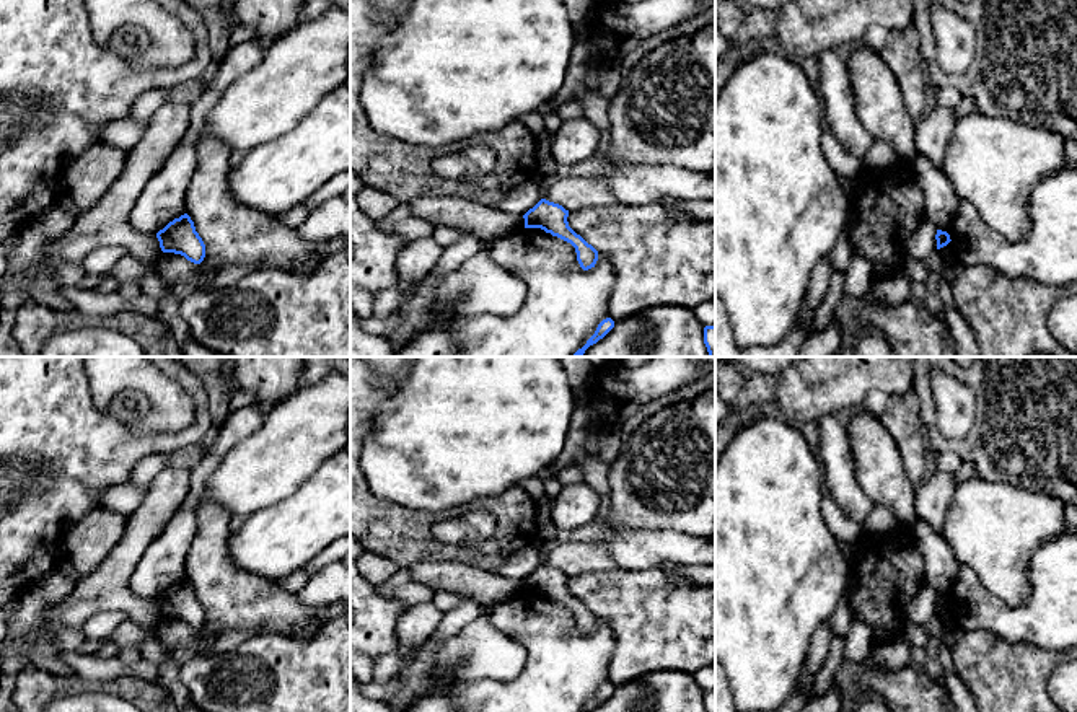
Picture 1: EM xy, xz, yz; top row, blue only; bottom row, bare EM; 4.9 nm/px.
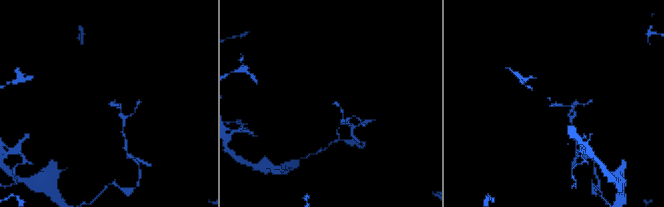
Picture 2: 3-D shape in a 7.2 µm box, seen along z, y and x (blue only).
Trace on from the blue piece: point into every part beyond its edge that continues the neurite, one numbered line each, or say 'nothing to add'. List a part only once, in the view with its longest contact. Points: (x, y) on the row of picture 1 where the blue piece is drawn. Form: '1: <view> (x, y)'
nothing to add

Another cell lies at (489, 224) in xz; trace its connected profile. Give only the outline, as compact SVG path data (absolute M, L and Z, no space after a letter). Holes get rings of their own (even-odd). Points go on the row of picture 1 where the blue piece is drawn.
M458 196L417 197L406 205L433 226L453 226L490 243L525 228L523 215L507 213Z

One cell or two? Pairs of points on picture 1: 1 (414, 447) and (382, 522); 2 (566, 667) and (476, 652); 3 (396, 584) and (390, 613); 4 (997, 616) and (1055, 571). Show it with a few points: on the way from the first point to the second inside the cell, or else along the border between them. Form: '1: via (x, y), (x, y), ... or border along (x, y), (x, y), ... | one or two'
1: border along (367, 481), (372, 492), (383, 499), (429, 510) | two
2: border along (501, 631), (525, 650), (525, 665), (510, 681) | two
3: border along (373, 587), (377, 592), (408, 606) | two
4: via (1015, 616), (1024, 616), (1051, 588) | one

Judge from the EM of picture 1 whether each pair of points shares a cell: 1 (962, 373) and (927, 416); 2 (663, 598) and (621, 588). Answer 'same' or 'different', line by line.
1: same
2: same

